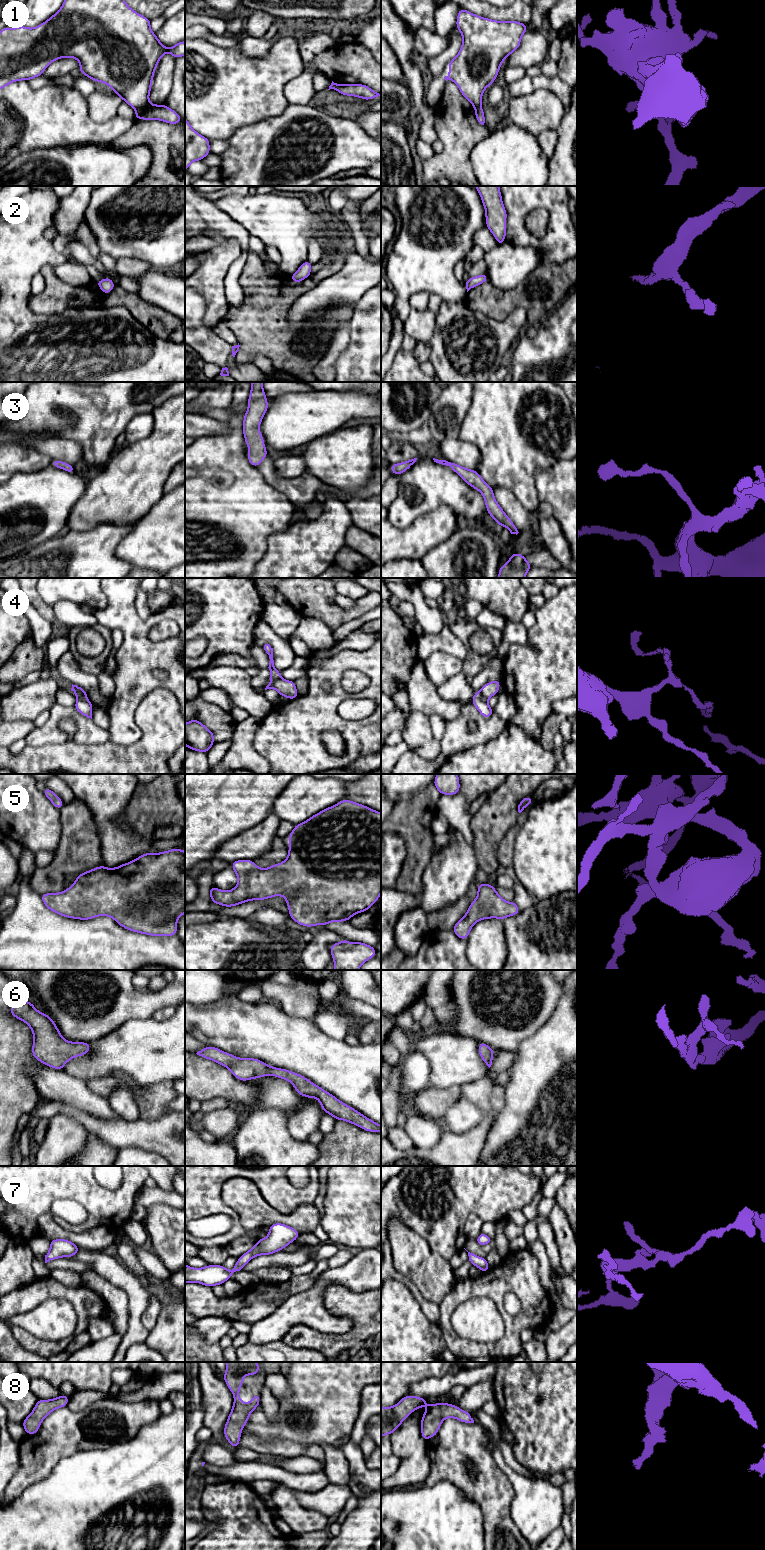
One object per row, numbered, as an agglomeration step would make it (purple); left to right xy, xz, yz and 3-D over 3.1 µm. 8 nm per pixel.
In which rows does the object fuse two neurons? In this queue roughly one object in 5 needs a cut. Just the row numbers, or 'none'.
1, 4

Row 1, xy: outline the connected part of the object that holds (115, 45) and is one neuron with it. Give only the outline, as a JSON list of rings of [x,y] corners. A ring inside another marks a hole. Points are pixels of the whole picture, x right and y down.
[[[64,0],[54,15],[34,28],[21,25],[11,29],[6,26],[0,31],[0,89],[12,82],[40,77],[53,61],[69,57],[79,61],[80,73],[95,82],[107,84],[132,108],[142,108],[149,104],[153,76],[162,56],[166,52],[175,59],[185,56],[185,41],[167,49],[150,25],[151,20],[135,12],[125,0]]]

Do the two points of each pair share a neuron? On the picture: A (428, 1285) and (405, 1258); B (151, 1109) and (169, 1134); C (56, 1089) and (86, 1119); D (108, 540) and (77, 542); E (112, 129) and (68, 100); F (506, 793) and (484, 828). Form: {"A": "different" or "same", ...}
{"A": "same", "B": "different", "C": "different", "D": "same", "E": "same", "F": "same"}

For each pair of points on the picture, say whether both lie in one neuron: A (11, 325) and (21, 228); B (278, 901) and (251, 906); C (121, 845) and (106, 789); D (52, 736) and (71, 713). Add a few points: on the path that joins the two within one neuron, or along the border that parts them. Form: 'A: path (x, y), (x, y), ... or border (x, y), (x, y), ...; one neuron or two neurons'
A: path (11, 301), (13, 294), (13, 252); one neuron
B: path (271, 902), (258, 904); one neuron
C: path (110, 831), (106, 821), (106, 803); one neuron
D: path (52, 728), (52, 723), (63, 713); one neuron

